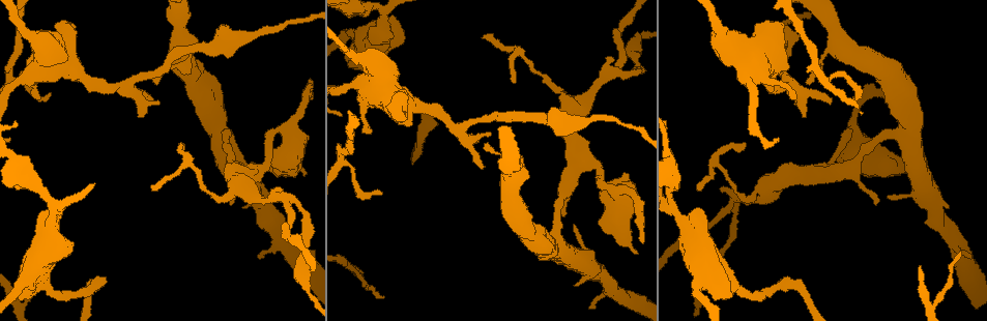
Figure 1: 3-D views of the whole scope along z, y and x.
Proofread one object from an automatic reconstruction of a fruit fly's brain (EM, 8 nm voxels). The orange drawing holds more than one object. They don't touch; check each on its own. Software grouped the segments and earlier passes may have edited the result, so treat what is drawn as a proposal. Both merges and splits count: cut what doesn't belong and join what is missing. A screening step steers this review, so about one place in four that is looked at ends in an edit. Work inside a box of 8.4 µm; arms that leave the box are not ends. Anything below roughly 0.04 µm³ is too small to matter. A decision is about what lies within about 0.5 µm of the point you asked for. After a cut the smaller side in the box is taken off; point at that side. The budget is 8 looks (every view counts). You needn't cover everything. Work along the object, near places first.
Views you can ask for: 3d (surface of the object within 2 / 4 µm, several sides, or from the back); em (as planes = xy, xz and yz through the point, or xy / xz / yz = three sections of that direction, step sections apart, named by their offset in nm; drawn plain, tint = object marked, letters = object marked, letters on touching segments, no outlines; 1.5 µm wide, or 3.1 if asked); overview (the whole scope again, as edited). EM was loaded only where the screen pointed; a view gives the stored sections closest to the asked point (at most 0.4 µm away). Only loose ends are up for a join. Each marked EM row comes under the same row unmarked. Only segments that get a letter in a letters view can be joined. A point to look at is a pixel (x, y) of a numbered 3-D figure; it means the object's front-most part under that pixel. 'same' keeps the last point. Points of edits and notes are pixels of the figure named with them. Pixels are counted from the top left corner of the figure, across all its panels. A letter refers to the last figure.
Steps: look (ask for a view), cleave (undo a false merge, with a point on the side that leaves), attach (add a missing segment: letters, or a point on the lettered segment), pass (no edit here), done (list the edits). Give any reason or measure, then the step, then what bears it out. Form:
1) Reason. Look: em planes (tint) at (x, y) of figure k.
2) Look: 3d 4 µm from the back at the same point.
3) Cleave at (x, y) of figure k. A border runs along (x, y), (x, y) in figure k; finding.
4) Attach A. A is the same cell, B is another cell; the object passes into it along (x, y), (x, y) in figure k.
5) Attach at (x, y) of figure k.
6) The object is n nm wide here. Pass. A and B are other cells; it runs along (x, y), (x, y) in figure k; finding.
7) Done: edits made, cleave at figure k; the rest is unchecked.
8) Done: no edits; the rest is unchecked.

Three arms meet. Look: 3d 4 µm from the back at (736, 198) of figure 1.

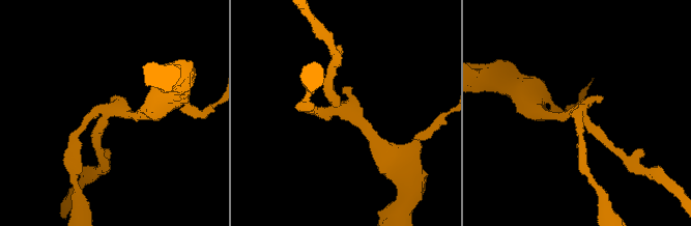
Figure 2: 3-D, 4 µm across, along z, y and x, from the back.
3 arms meet here; the arms are 170, 170, 200 nm wide; now the EM. Look: em xy step 4 (letters) at (107, 112) of figure 2.

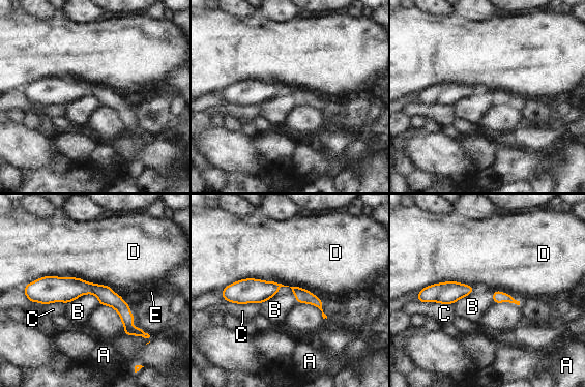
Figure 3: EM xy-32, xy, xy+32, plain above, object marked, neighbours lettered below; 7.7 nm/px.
The longest contact is with D, 700 nm. Pass. A, B, C, D and E are other cells; continuous, no second cell.

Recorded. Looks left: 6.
Sudden change in width. Look: 3d 2 µm at (598, 116) of figure 1.

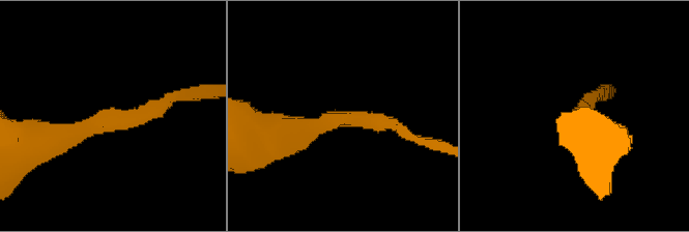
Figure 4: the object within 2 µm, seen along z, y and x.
Look: em planes (tint) at (341, 118) of figure 4.

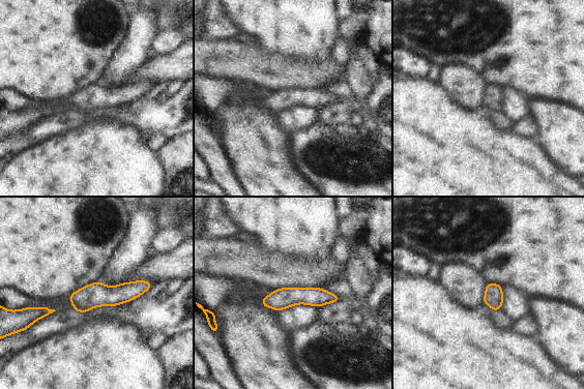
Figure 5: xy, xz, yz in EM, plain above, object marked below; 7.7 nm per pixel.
See the neighbours. Look: em planes (letters) at the same point.

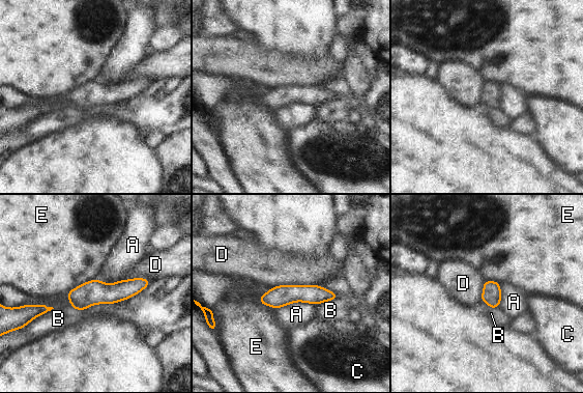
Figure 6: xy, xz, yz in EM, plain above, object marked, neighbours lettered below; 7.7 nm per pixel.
The object is 150 nm wide here; the longest contact is with D, 360 nm. Pass. A, B, C, D and E are other cells; continuous, no second cell.

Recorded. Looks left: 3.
Branch stops here. Look: 3d 2 µm at (830, 103) of figure 1.

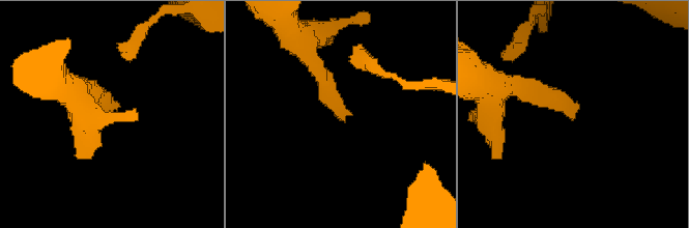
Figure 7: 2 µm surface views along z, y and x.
Look: em planes (tint) at (571, 117) of figure 7.

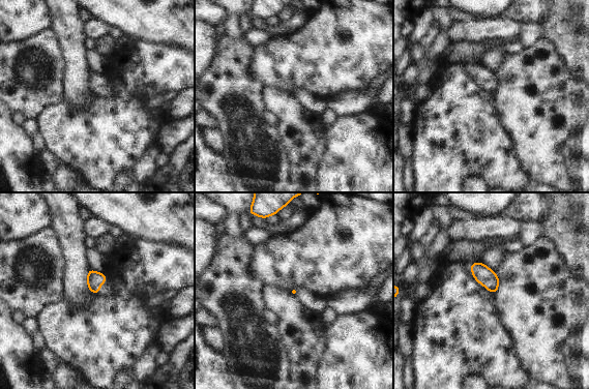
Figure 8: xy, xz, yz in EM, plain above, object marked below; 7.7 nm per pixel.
See the neighbours. Look: em planes (letters) at the same point.

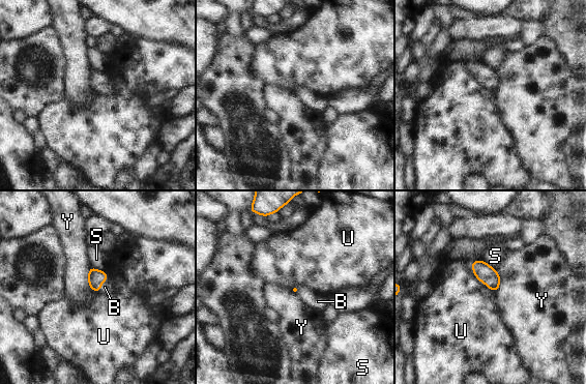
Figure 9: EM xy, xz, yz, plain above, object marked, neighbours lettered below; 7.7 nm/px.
The longest contact is with U, 300 nm. Attach B. B is the same cell, S, U and Y are other cells; the object passes into it along (95, 277), (100, 286), (105, 287) in figure 9; it goes on there.

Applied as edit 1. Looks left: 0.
Done: edits made, attach at figure 9; the rest is unchecked.

